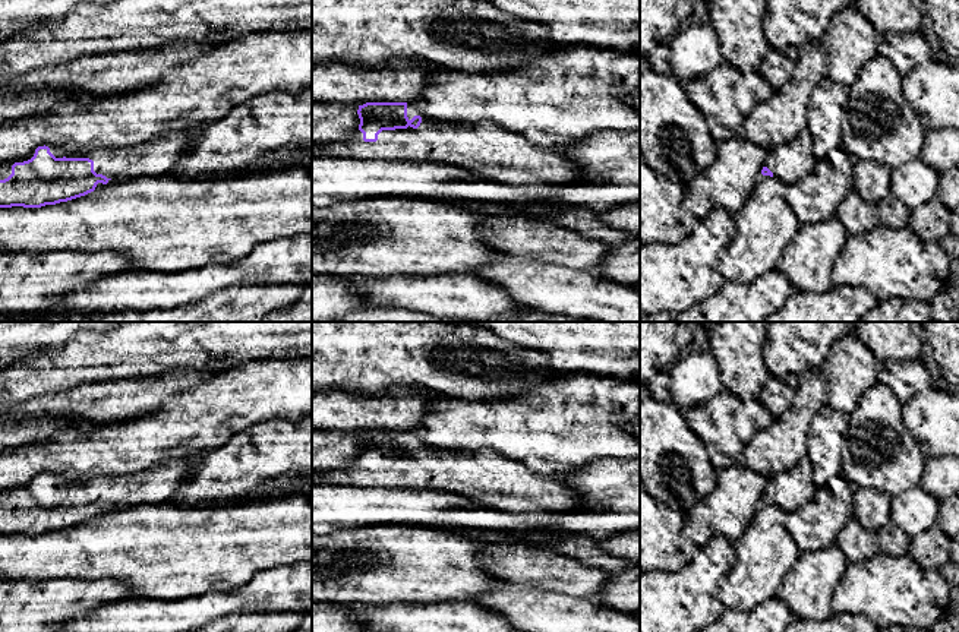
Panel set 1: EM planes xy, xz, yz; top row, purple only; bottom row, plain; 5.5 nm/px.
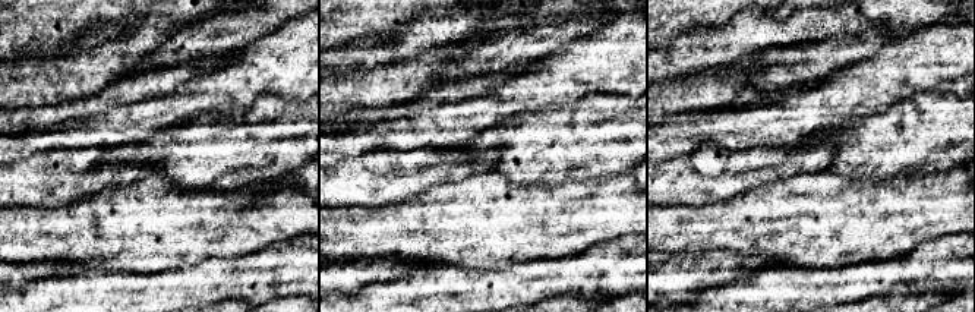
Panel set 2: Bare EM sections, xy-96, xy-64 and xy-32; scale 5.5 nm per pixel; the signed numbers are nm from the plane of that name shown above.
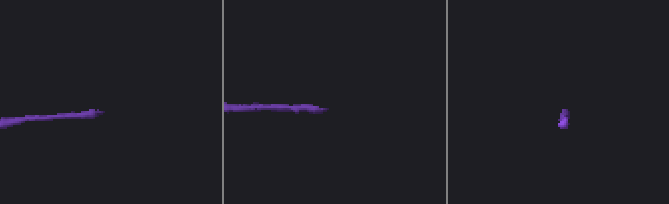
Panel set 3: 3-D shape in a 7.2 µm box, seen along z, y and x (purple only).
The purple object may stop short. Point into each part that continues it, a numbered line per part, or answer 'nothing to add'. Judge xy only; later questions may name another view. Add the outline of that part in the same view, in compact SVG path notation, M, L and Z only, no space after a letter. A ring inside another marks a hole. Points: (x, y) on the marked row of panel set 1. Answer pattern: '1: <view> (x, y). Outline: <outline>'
1: xy (154, 158). Outline: M195 126L186 130L170 132L164 136L136 146L92 148L72 151L45 145L56 158L89 158L94 171L108 178L108 183L141 177L160 177L173 173L180 158L195 149L202 129ZM107 183L107 184L108 184Z

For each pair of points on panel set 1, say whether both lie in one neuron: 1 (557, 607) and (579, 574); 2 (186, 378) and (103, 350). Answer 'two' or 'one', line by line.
1: two
2: two

